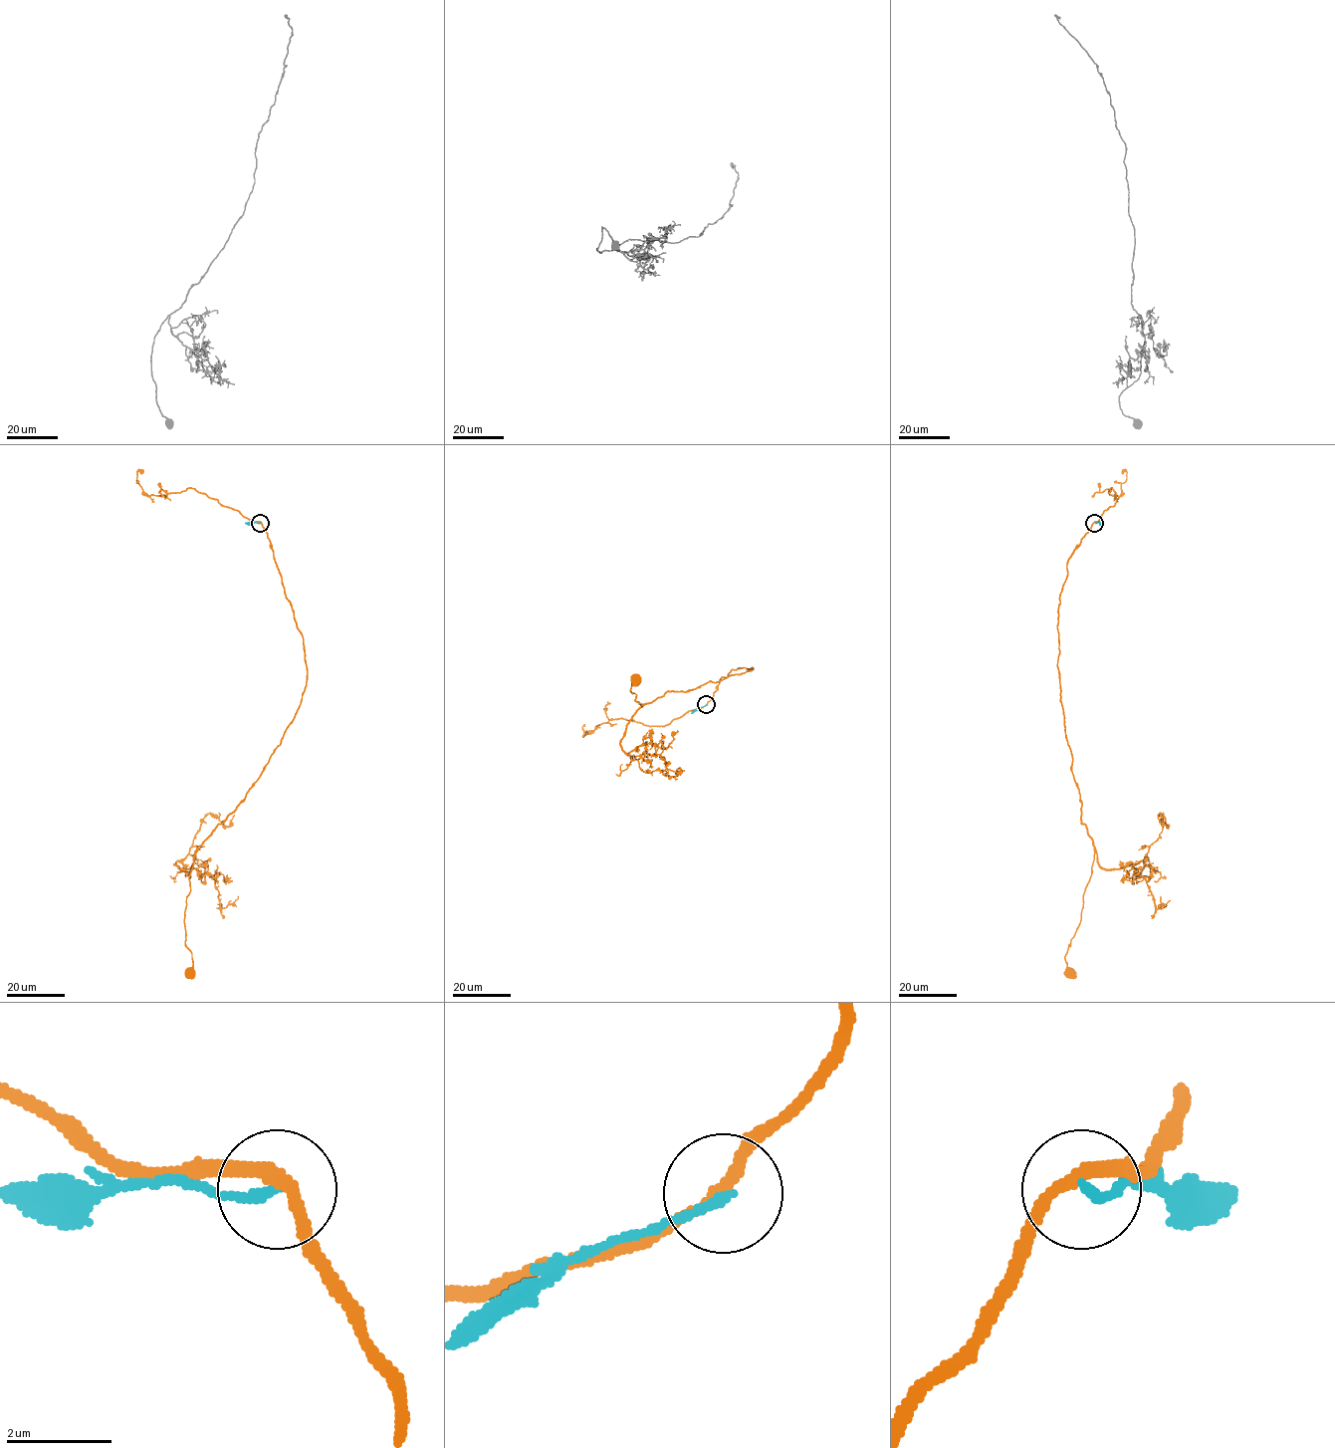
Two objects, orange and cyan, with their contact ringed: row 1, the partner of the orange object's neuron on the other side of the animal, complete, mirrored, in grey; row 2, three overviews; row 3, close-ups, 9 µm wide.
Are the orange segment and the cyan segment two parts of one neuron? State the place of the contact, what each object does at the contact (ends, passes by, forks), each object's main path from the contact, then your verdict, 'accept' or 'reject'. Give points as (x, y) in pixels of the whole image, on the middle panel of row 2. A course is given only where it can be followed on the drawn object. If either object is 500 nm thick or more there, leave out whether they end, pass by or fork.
(706, 704) | orange passes by | cyan ends | orange via (707, 704), (721, 678), (732, 670), (753, 667), (641, 704), (630, 691), (636, 678) | cyan via (707, 705), (691, 713) | reject

